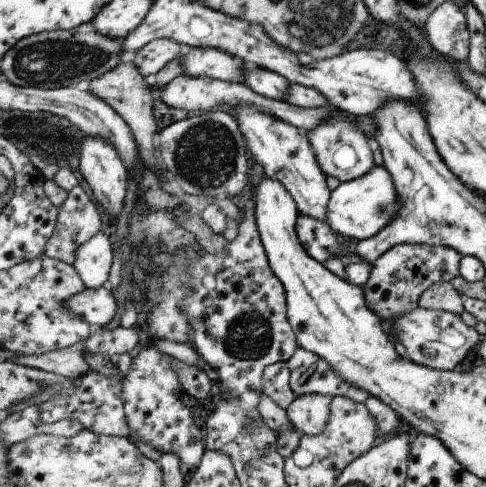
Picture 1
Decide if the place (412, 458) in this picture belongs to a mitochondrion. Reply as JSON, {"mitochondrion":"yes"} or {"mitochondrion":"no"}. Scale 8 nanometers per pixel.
{"mitochondrion":"no"}

